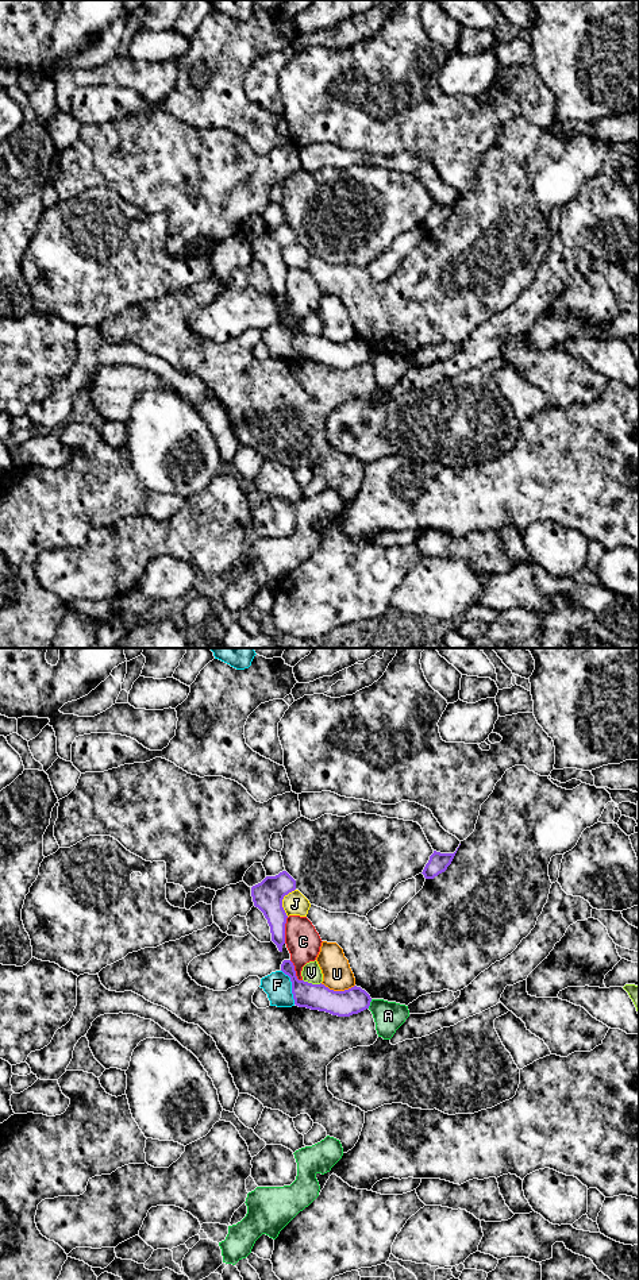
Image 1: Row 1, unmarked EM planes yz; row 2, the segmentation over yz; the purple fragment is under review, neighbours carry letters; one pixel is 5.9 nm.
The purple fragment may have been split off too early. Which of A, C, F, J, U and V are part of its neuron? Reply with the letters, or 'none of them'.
none of them

